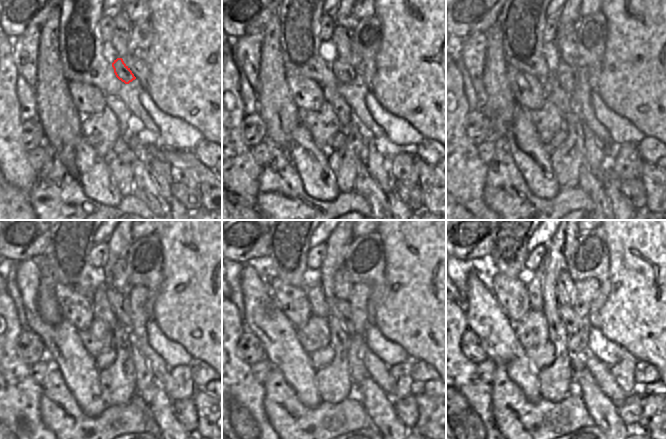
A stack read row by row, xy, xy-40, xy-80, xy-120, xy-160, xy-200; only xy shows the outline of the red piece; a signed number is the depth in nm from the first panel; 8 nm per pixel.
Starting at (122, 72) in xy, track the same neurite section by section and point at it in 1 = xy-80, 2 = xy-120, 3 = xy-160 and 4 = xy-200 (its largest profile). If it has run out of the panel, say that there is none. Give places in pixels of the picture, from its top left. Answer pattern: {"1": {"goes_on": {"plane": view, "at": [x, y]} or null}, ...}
{"1": {"goes_on": {"plane": "xy-80", "at": [567, 76]}}, "2": {"goes_on": {"plane": "xy-120", "at": [120, 304]}}, "3": {"goes_on": {"plane": "xy-160", "at": [340, 309]}}, "4": {"goes_on": {"plane": "xy-200", "at": [578, 329]}}}

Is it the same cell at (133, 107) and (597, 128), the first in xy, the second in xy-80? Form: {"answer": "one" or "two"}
{"answer": "one"}

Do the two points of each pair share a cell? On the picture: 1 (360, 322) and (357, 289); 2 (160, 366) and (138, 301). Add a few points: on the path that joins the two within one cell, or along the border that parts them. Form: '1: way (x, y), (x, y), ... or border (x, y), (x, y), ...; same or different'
1: way (360, 314), (359, 297); same
2: way (146, 350), (138, 335), (138, 317); same

